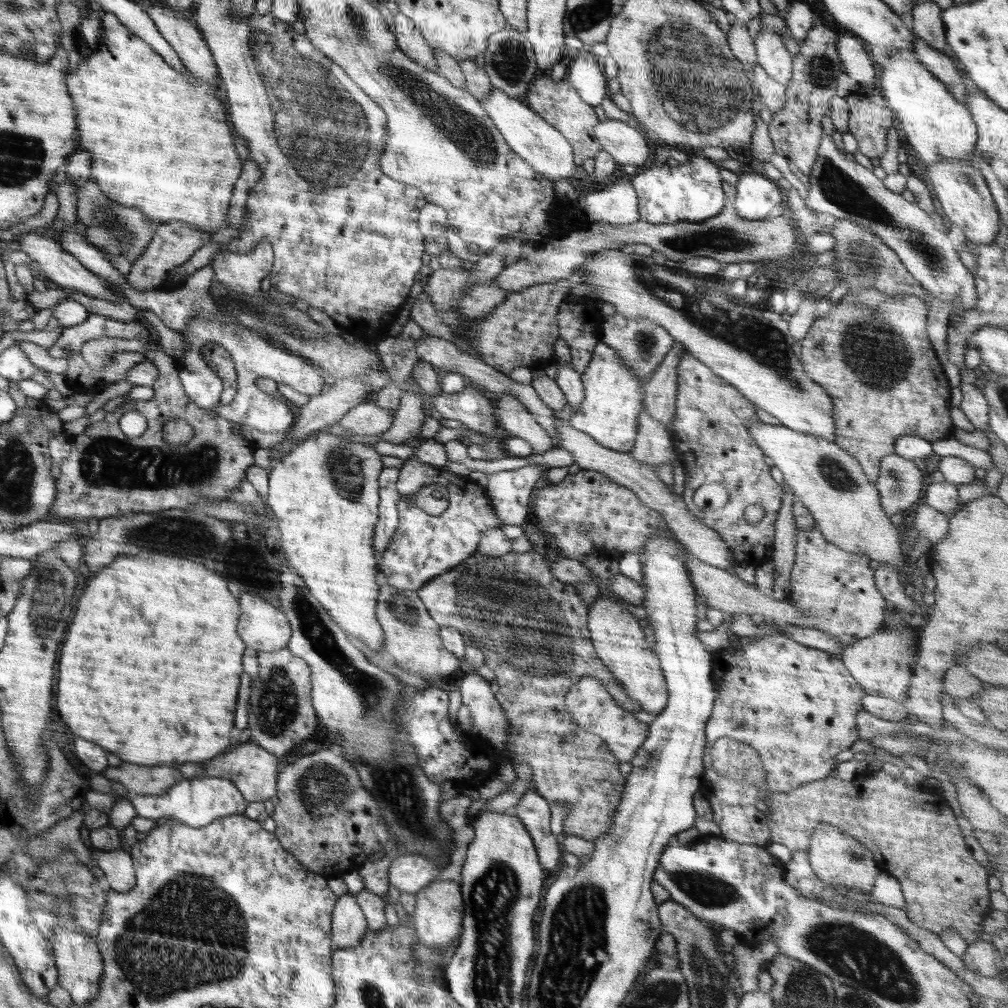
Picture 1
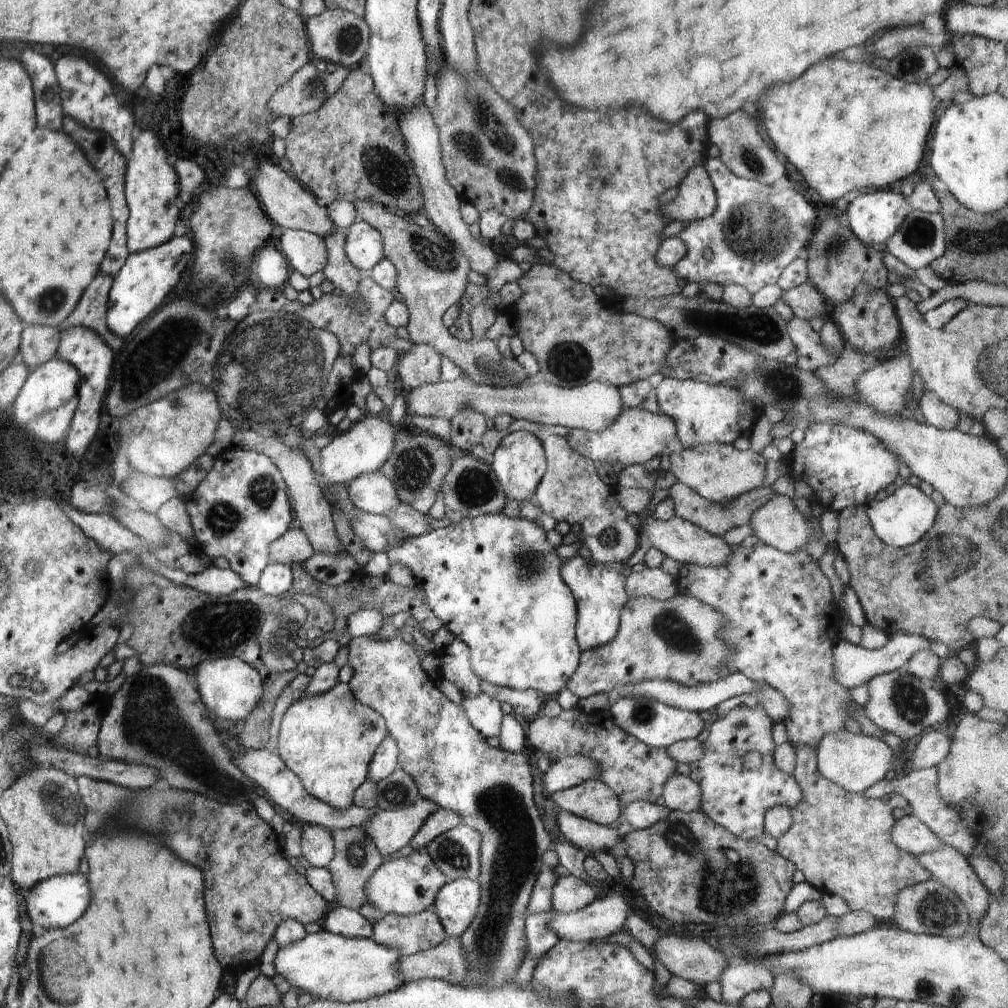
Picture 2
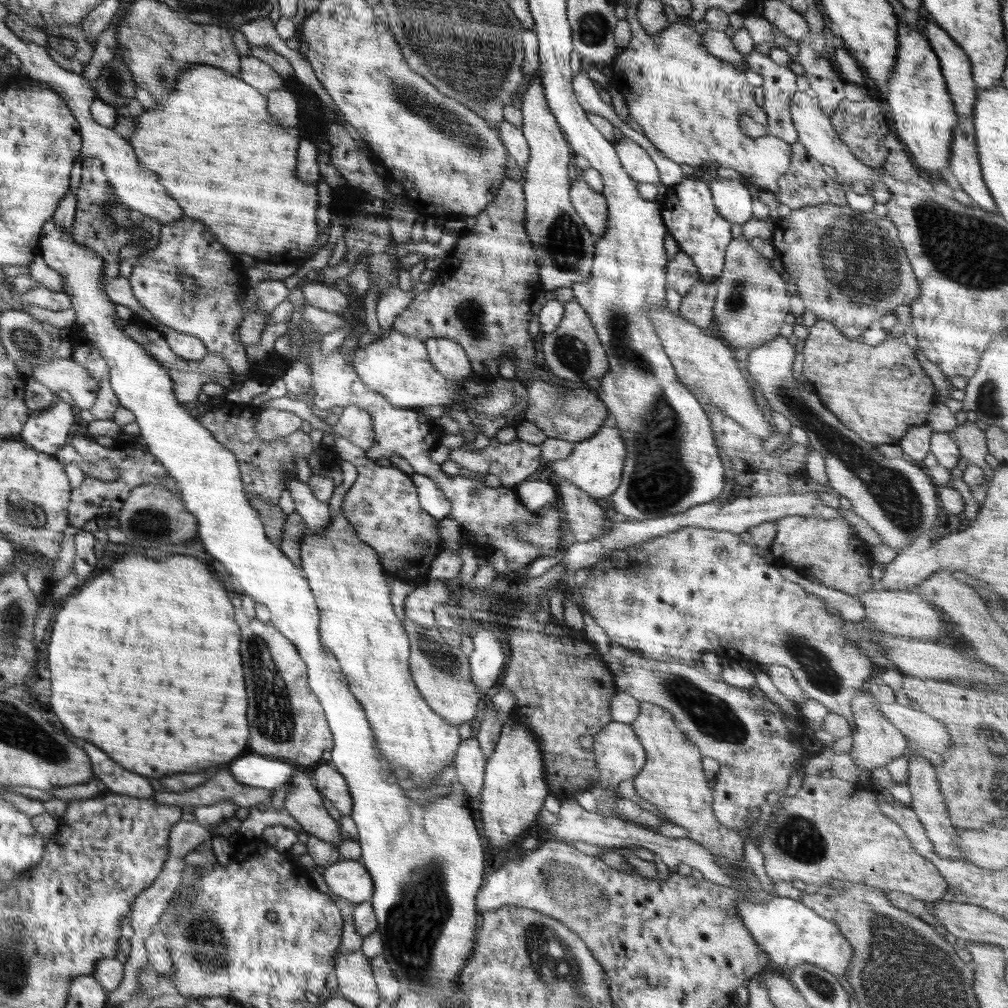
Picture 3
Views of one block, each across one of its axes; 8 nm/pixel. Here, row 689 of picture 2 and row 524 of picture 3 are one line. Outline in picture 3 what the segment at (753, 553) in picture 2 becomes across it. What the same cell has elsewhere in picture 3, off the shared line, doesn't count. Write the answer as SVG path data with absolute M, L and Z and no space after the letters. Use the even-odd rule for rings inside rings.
M788 515L776 519L776 536L771 544L771 550L775 557L782 558L782 562L798 572L805 574L806 577L812 575L817 576L822 584L827 587L842 591L859 600L859 595L864 592L872 592L874 590L874 582L872 580L873 564L869 558L871 552L870 546L860 540L855 530L850 528L850 524L844 519L824 519L820 517L806 517Z

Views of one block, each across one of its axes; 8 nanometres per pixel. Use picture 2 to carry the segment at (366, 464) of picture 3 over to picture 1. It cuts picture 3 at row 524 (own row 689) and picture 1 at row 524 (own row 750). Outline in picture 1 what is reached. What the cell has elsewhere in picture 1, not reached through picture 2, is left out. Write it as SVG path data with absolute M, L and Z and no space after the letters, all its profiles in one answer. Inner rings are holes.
M412 457L406 459L399 469L396 488L400 495L397 504L399 523L391 543L380 558L379 570L386 576L387 584L398 590L417 592L435 576L448 572L476 553L485 530L506 528L491 503L487 489L476 484L469 476L454 475ZM430 484L444 486L449 494L448 508L438 516L426 514L411 499L413 494Z

